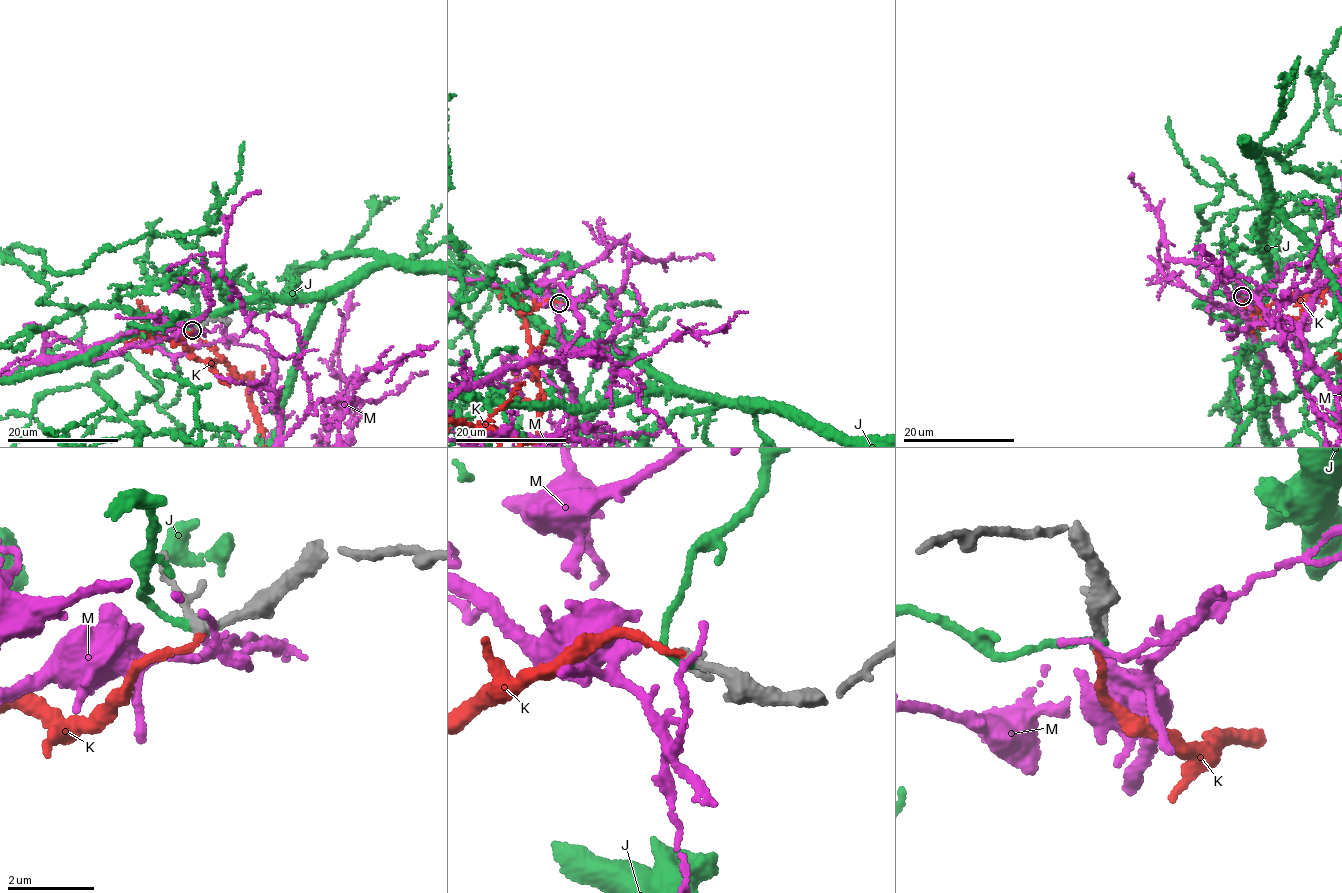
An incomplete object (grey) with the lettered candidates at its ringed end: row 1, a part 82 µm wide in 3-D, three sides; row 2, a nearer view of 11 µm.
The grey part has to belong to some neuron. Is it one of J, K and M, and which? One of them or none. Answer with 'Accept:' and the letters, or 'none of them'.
Accept: K

